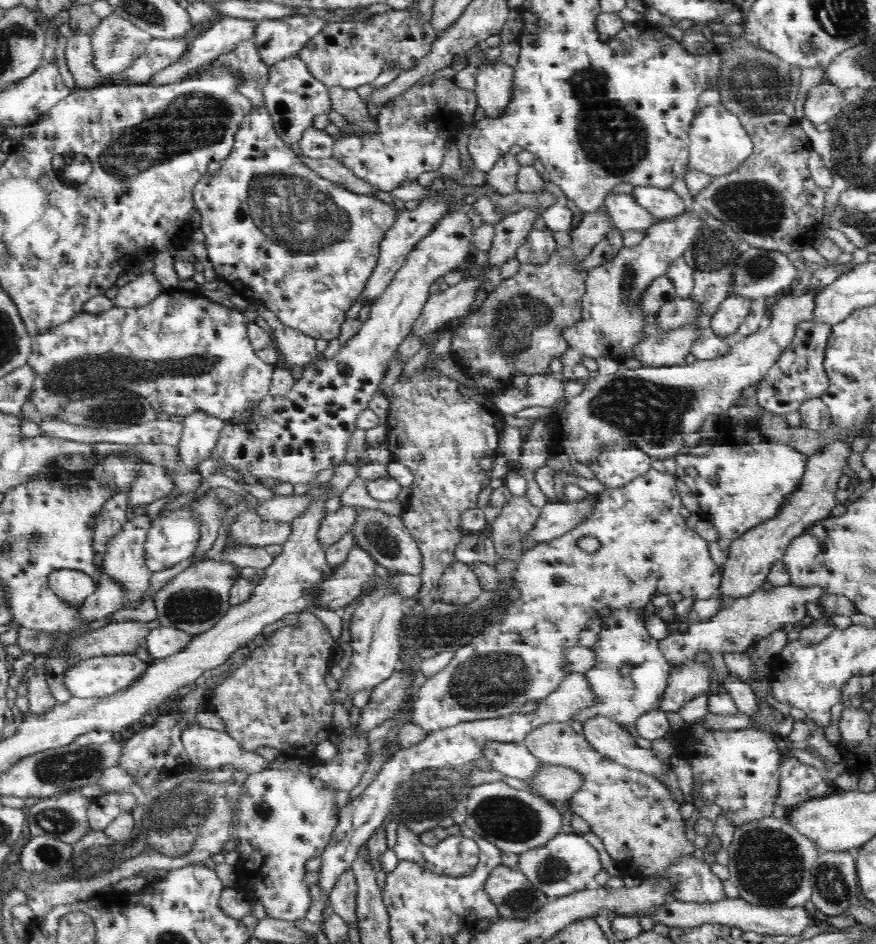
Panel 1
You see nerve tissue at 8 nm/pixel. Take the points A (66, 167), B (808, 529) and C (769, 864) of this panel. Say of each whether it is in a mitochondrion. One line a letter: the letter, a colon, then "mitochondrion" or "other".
A: mitochondrion
B: other
C: mitochondrion

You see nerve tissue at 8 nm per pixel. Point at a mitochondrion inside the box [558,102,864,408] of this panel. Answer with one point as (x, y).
(758, 209)

